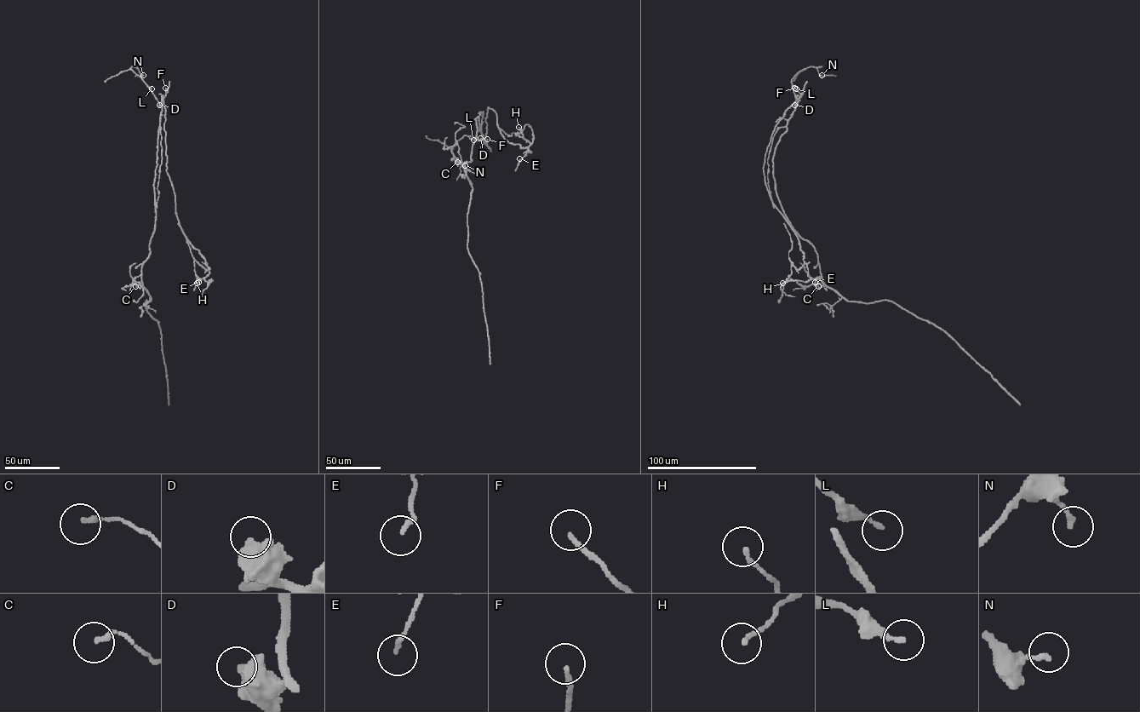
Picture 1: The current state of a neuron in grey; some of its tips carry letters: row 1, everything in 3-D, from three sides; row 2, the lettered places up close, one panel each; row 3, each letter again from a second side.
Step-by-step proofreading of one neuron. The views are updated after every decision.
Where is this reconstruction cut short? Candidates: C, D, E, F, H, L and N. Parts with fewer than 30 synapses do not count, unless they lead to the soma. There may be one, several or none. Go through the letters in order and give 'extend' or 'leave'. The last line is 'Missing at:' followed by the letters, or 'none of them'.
C: leave
D: leave
E: leave
F: leave
H: leave
L: leave
N: leave
Missing at: none of them

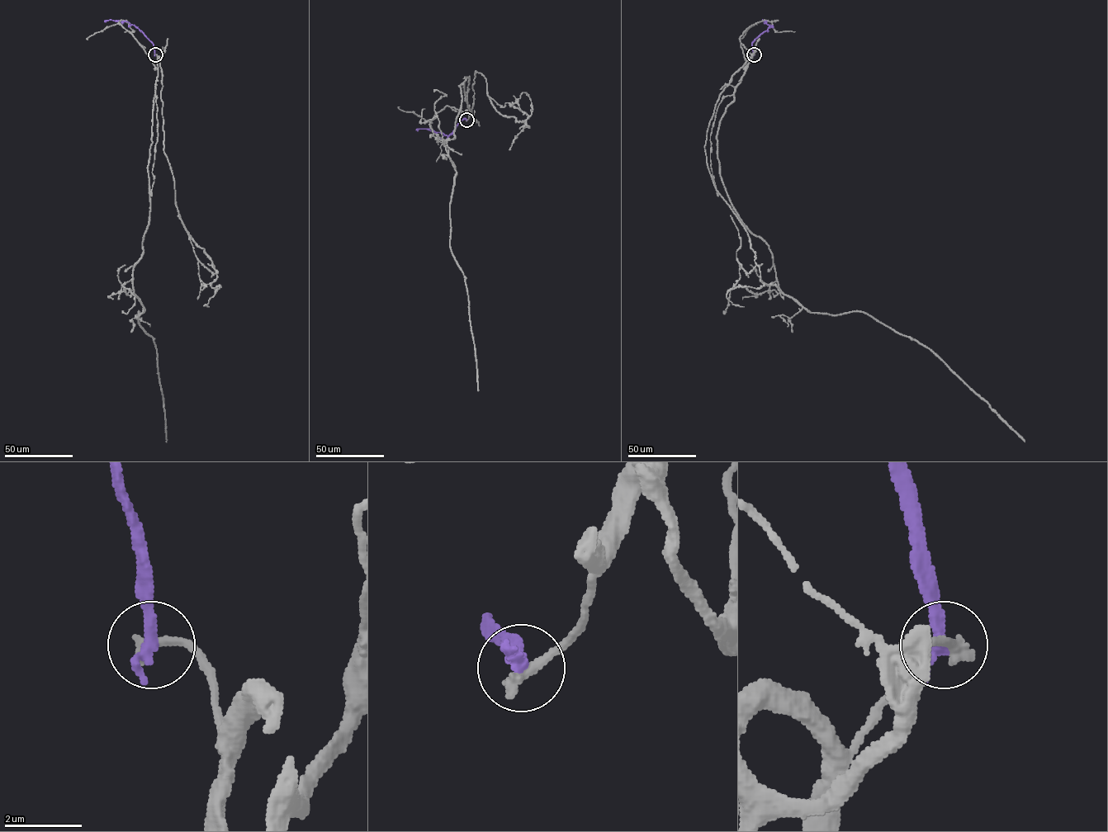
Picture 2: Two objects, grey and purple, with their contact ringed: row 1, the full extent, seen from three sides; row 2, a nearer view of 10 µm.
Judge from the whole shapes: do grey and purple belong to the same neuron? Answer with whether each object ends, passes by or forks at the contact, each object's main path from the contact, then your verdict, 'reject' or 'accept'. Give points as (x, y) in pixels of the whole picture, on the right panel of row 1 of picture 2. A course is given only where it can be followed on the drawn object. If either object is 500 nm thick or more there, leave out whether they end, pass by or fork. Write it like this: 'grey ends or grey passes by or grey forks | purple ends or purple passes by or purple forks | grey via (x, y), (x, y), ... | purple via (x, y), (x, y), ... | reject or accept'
grey ends | purple ends | grey via (754, 54), (717, 159), (778, 288), (811, 312), (864, 311), (925, 345), (1025, 442) | purple via (754, 54), (752, 43), (769, 26), (764, 21) | reject

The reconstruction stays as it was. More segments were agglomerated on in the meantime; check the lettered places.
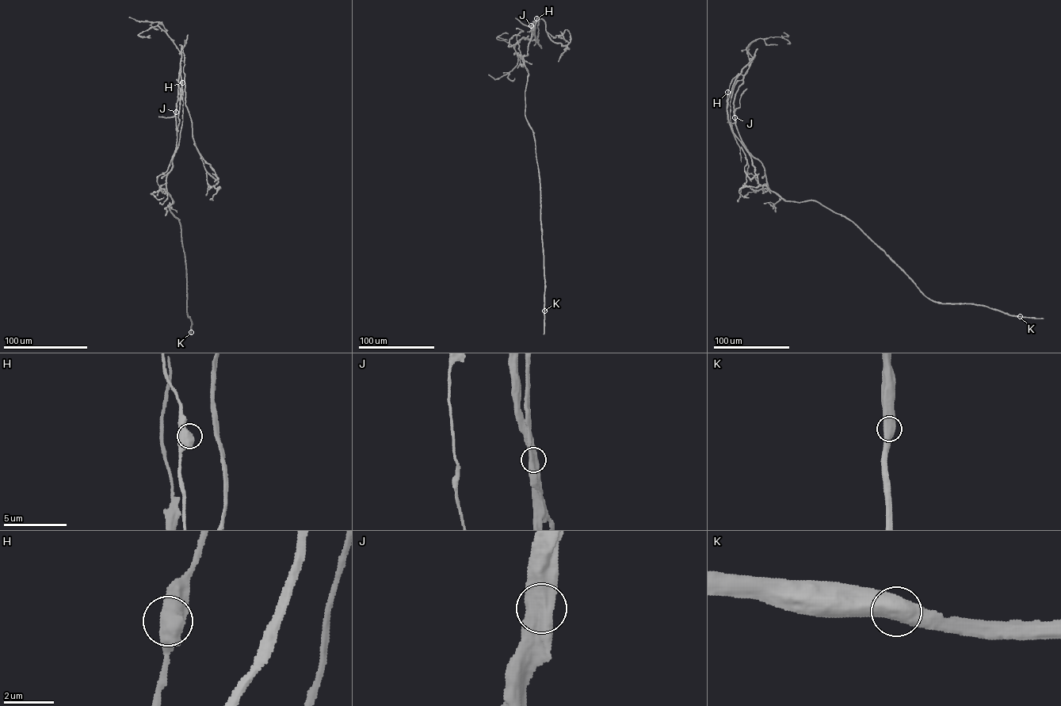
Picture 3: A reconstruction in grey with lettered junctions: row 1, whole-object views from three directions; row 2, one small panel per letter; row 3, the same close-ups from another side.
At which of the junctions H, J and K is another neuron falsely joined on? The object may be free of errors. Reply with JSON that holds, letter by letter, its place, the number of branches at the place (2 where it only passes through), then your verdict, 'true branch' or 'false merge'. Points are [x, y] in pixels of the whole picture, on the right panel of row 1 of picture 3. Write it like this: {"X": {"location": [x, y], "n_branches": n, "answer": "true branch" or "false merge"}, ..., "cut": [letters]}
{"H": {"location": [727, 92], "n_branches": 2, "answer": "true branch"}, "J": {"location": [734, 117], "n_branches": 2, "answer": "false merge"}, "K": {"location": [1020, 316], "n_branches": 2, "answer": "true branch"}, "cut": ["J"]}

